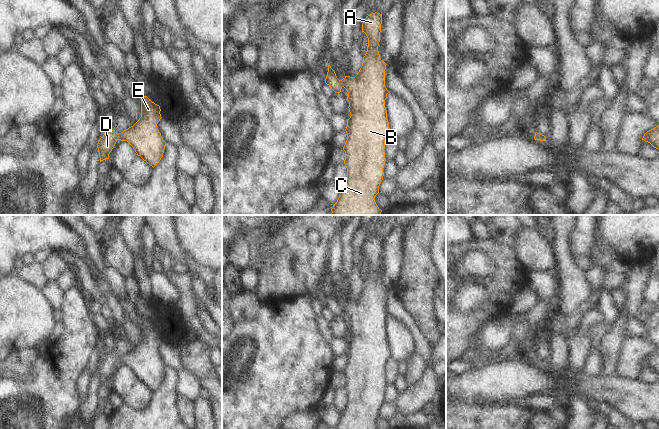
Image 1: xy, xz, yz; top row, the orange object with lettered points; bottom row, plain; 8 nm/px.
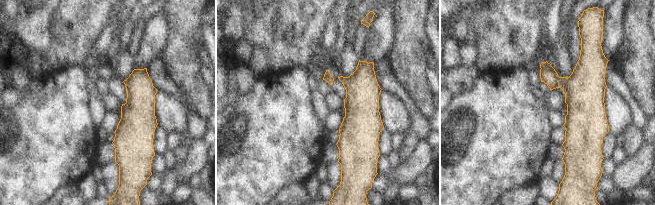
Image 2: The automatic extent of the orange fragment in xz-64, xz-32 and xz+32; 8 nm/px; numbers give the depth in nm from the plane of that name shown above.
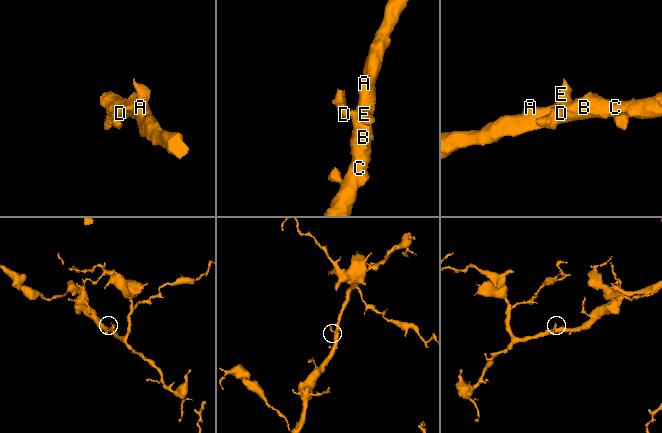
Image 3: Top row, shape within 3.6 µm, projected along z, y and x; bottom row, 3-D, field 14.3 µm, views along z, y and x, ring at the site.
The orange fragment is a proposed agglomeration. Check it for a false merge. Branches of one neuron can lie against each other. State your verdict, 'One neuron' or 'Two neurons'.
Two neurons

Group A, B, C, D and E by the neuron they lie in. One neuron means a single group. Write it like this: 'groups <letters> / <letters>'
groups A B C E / D

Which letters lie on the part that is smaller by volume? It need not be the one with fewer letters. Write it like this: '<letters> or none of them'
D

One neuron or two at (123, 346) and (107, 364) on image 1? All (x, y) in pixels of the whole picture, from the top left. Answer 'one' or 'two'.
one

